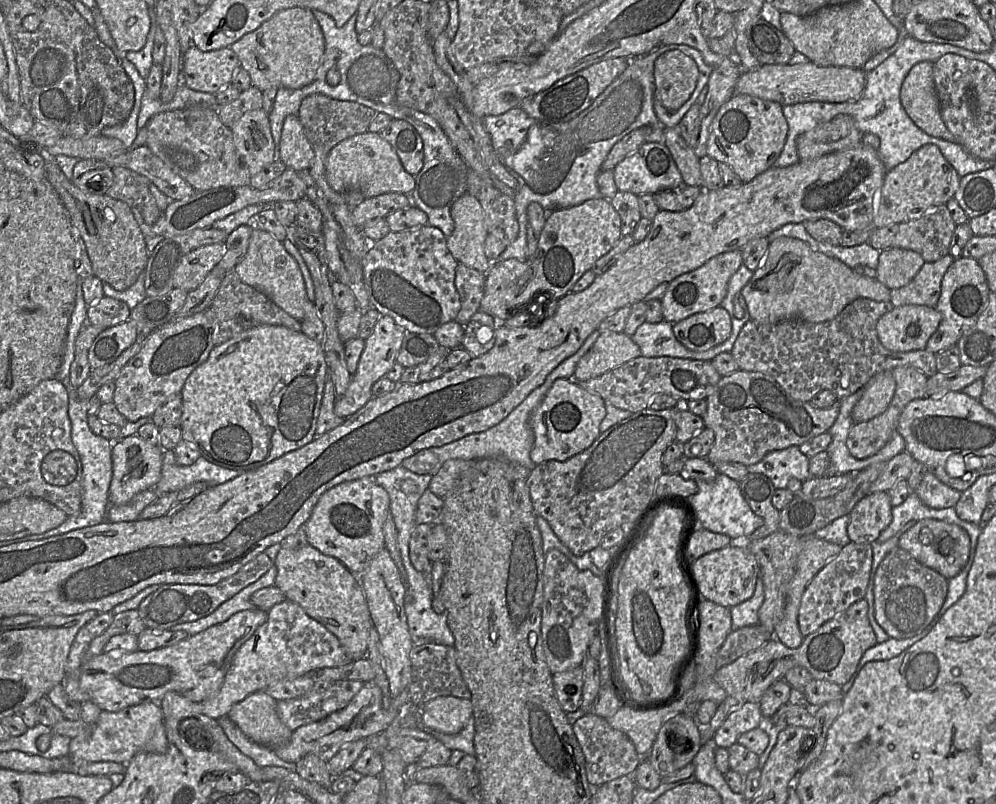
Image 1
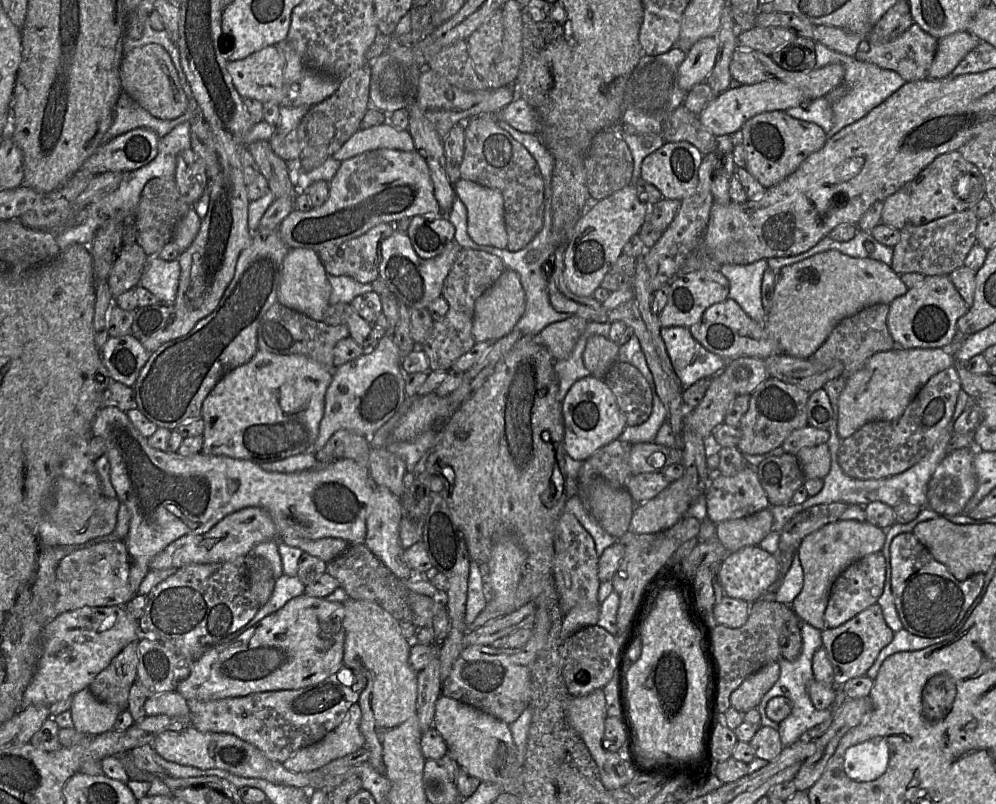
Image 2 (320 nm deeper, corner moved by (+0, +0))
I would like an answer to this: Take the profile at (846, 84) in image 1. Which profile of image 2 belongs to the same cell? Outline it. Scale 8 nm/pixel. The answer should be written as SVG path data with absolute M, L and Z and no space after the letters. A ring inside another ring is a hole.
M764 81L753 85L741 85L727 89L699 115L700 123L714 136L734 136L746 121L764 112L785 112L809 102L809 98L799 88L779 81Z

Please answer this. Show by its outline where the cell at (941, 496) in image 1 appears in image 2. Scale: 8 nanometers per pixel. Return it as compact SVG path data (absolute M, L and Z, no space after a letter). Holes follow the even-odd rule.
M970 448L952 451L944 457L928 483L926 508L939 515L962 513L977 489L973 458Z

